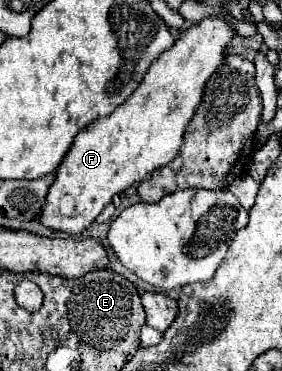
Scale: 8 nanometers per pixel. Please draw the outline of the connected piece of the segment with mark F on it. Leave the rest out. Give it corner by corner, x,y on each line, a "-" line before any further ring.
203,19
185,29
175,45
151,63
135,93
119,109
109,117
95,119
75,137
35,219
51,231
79,235
111,203
113,195
127,191
155,169
167,165
179,153
183,127
189,125
199,107
203,85
223,63
225,47
231,39
233,29
219,19

